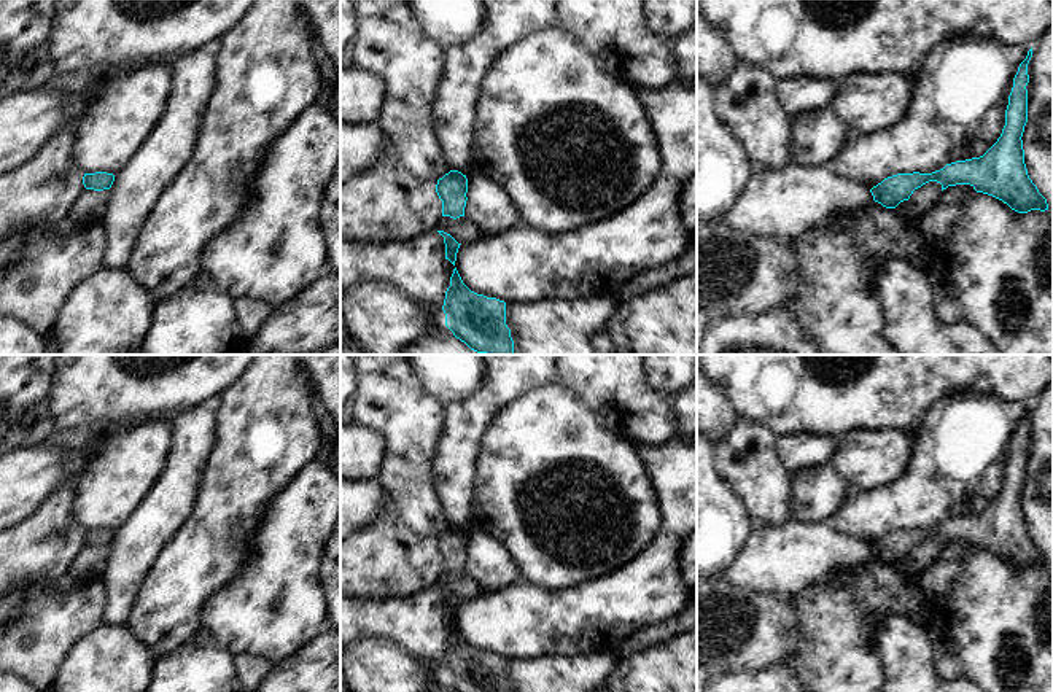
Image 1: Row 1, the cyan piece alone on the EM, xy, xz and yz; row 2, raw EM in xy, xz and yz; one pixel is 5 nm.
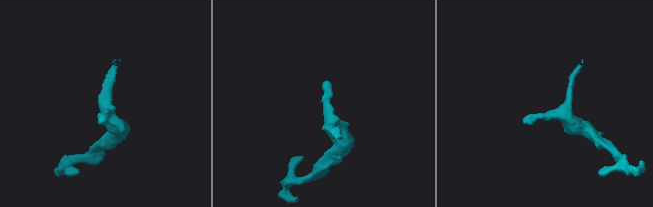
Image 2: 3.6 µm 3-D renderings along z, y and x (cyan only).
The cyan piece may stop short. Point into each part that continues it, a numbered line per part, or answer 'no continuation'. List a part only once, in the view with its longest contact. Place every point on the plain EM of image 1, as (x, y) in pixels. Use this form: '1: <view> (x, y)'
no continuation

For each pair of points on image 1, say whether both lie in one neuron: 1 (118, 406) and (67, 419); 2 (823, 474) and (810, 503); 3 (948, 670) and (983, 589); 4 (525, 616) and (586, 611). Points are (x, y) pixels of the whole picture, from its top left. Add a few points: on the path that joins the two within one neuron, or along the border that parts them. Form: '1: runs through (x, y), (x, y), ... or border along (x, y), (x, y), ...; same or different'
1: runs through (105, 406), (80, 406); same
2: runs through (823, 481), (816, 497); same
3: runs through (963, 649), (983, 627), (983, 610); same
4: runs through (540, 616), (571, 616); same

